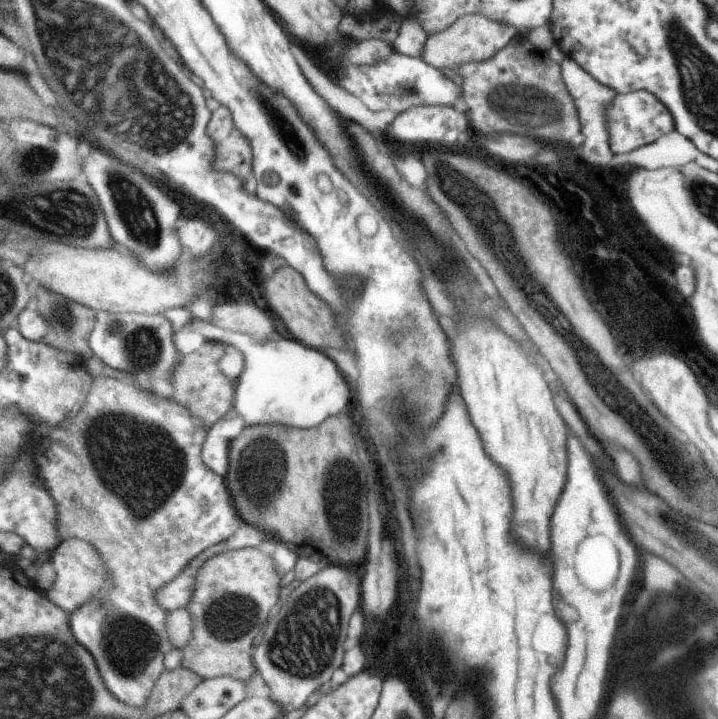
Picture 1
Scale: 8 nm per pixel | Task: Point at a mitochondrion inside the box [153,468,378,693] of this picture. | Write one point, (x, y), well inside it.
(303, 643)

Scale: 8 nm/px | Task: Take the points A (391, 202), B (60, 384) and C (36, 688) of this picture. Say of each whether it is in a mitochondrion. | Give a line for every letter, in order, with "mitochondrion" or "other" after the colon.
A: other
B: other
C: mitochondrion

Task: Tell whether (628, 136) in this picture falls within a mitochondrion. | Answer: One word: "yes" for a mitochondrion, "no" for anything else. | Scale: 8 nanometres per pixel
no

